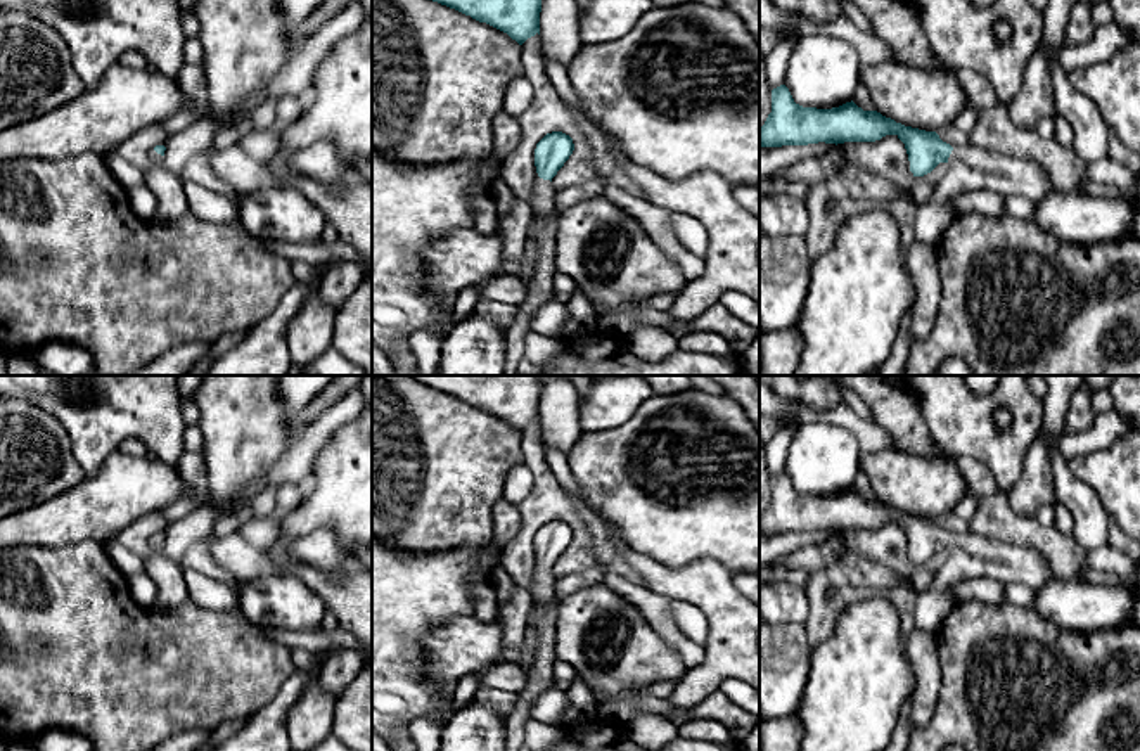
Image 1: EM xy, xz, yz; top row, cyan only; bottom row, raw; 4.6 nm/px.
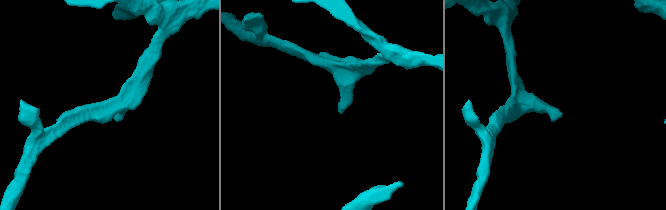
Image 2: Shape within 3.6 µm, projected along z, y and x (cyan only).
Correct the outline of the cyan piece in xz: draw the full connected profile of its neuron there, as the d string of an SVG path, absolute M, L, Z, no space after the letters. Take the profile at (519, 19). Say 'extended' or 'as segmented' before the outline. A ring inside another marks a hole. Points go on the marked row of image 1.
as segmented | M432 0L486 22L522 45L540 35L541 0Z

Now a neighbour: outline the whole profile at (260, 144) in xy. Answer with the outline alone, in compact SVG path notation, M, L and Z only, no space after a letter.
M280 126L253 130L239 140L239 147L256 161L270 161L280 152Z

